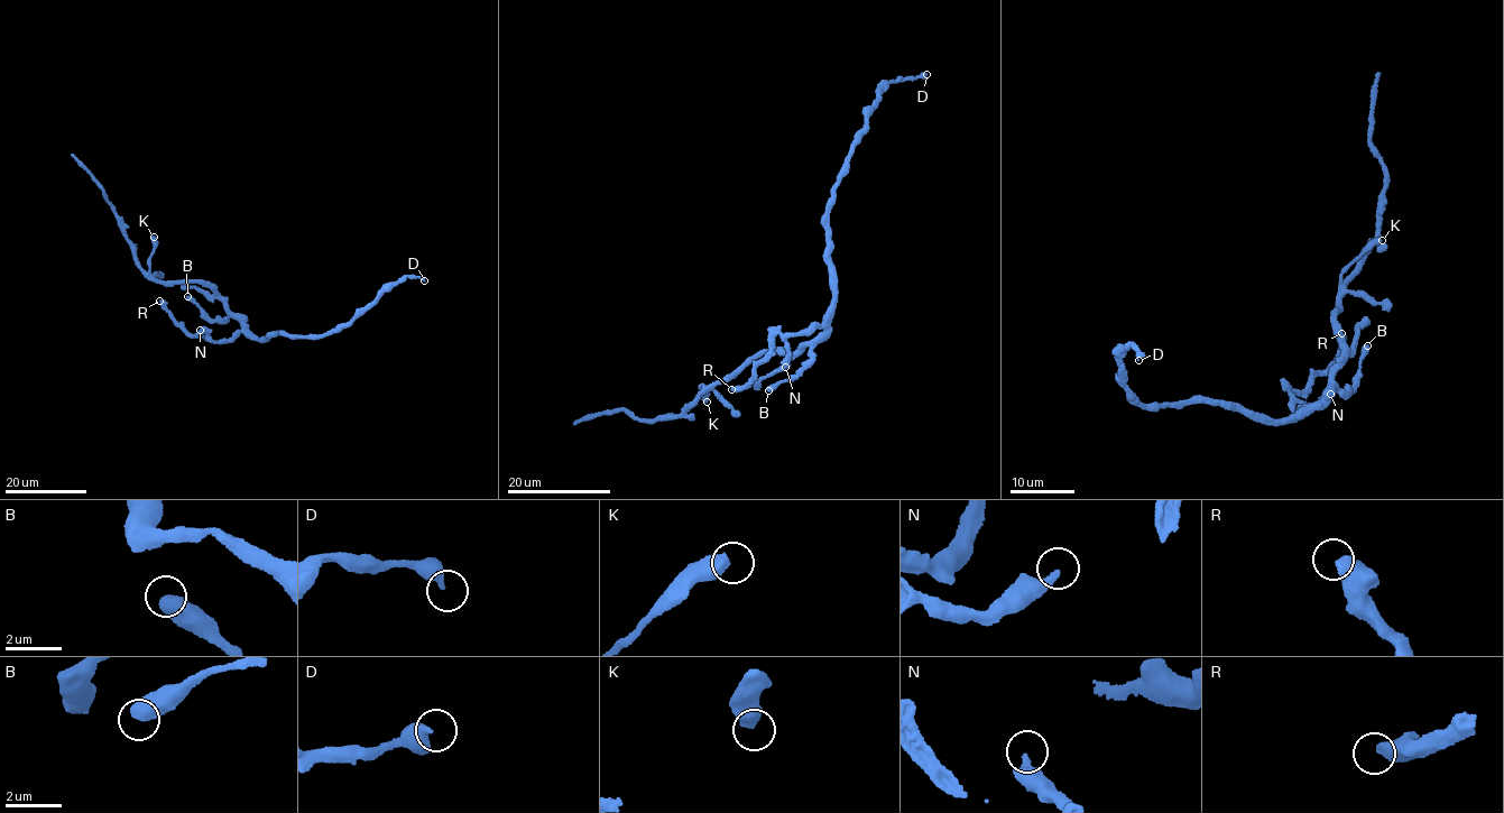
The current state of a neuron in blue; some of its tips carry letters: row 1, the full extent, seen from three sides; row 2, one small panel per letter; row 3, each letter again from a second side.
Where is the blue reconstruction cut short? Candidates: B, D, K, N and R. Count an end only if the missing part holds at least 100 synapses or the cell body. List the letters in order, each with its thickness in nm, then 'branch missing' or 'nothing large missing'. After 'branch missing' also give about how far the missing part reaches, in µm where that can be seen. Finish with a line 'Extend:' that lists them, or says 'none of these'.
B: 600 nm thick; nothing large missing
D: 400 nm thick; nothing large missing
K: 550 nm thick; nothing large missing
N: 380 nm thick; nothing large missing
R: 550 nm thick; nothing large missing
Extend: none of these

